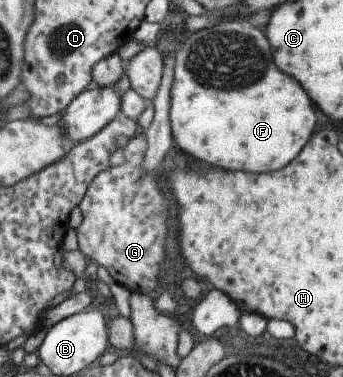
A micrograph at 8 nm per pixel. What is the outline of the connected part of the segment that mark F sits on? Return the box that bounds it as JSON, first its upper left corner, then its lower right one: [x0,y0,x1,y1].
[170,19,318,172]

